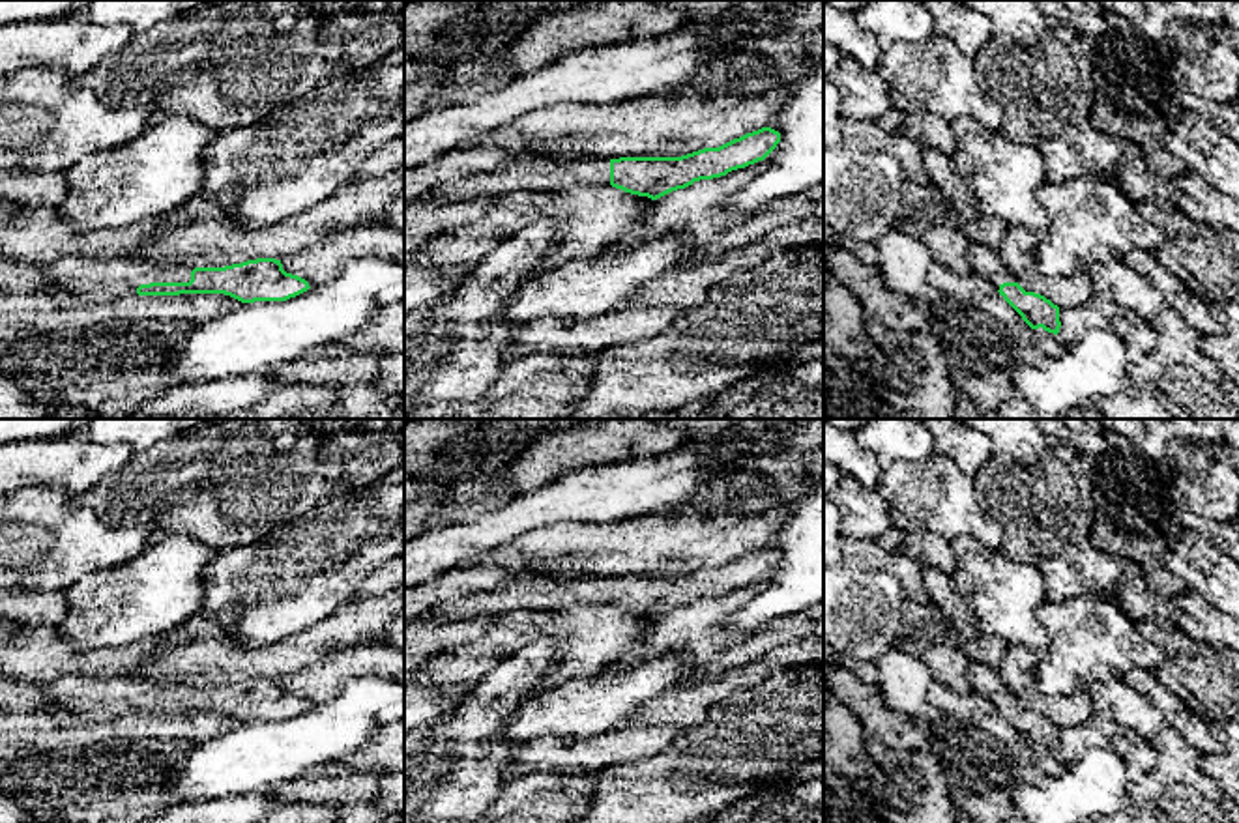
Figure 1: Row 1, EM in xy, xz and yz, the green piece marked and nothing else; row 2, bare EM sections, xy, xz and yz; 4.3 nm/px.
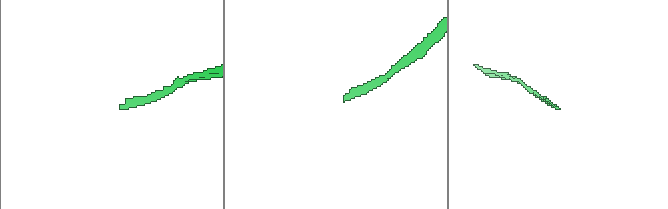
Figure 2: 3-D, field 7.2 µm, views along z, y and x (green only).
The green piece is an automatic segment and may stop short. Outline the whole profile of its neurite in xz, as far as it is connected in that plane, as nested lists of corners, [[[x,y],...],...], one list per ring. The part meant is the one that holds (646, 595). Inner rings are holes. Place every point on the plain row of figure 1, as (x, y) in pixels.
[[[762,546],[719,567],[704,567],[681,576],[522,576],[490,589],[445,600],[430,608],[427,619],[445,623],[500,617],[518,610],[569,610],[575,604],[612,604],[625,612],[657,619],[694,600],[721,597],[732,589],[764,580],[779,561],[779,550]]]

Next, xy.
[[[138,673],[110,677],[69,675],[45,685],[49,707],[73,713],[82,722],[110,722],[127,715],[225,713],[241,722],[286,720],[307,711],[305,698],[286,692],[281,679],[256,677],[225,686],[189,686],[155,681]]]

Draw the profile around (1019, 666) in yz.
[[[1007,645],[998,668],[1001,679],[1026,711],[1035,711],[1061,728],[1072,728],[1089,720],[1093,705],[1086,690],[1072,690],[1069,696],[1044,696],[1035,686],[1035,673],[1041,655],[1022,645]]]

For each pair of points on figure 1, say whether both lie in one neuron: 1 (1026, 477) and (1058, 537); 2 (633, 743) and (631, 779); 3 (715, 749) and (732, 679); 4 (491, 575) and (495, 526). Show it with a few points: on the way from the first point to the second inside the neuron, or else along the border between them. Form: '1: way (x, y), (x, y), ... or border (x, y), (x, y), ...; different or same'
1: way (1026, 492), (1026, 505), (1043, 522); same
2: border (665, 749), (609, 767); different
3: border (753, 685), (732, 691), (719, 700); different
4: border (472, 560), (431, 578); different

